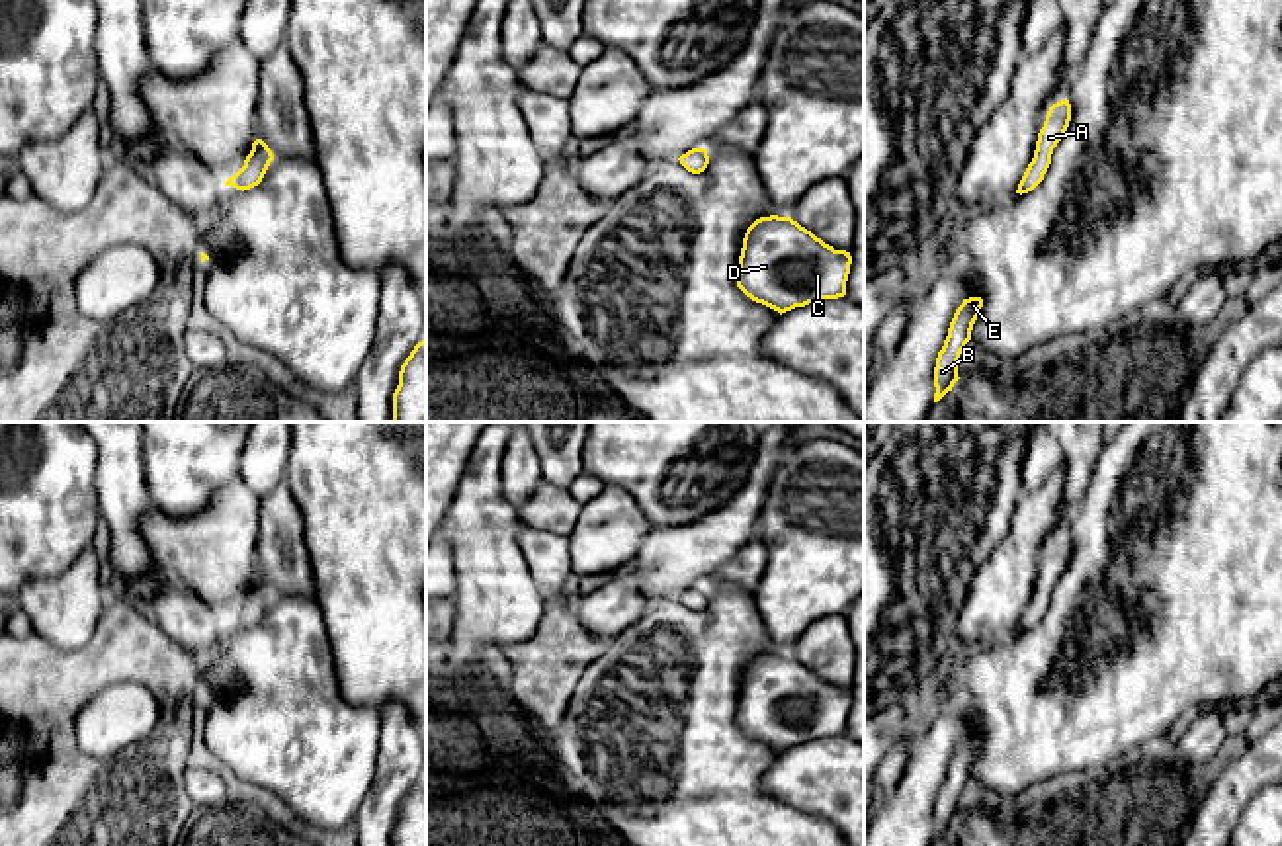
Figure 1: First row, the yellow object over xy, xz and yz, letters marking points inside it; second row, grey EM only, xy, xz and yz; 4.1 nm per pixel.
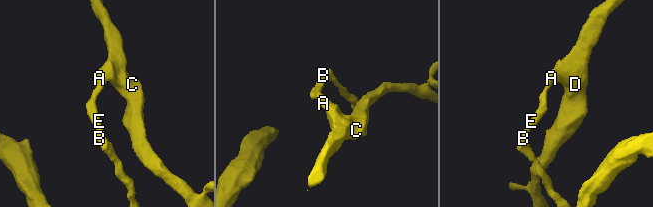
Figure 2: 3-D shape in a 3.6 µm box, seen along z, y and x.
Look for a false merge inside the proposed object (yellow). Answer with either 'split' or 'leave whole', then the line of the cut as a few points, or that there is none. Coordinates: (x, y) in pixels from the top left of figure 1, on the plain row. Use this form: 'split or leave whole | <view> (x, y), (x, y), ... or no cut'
leave whole | no cut

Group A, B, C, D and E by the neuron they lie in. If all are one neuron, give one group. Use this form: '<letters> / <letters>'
A B C D E

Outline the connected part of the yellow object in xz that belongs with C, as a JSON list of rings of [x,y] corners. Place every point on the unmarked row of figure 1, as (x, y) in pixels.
[[[760,655],[743,676],[737,725],[752,739],[782,752],[821,737],[844,735],[850,701],[850,690],[834,688],[791,655]]]

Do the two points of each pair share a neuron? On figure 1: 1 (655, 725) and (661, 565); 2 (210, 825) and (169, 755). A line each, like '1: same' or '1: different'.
1: different
2: different

